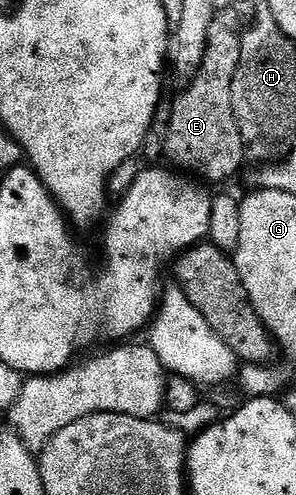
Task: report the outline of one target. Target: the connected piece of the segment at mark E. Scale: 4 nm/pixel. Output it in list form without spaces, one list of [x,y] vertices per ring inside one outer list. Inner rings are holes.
[[[217,25],[209,29],[203,60],[189,80],[191,83],[174,103],[174,112],[166,123],[164,148],[165,158],[170,158],[175,168],[183,167],[178,169],[193,173],[207,184],[232,178],[244,160],[240,129],[232,113],[232,77],[236,77],[236,65],[240,63],[240,37]]]

